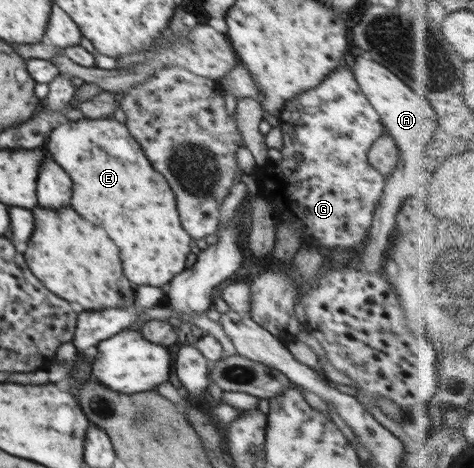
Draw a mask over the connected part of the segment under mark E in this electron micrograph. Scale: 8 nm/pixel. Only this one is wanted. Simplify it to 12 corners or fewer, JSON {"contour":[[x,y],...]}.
{"contour":[[114,116],[48,136],[72,208],[164,286],[192,238],[176,198]]}

